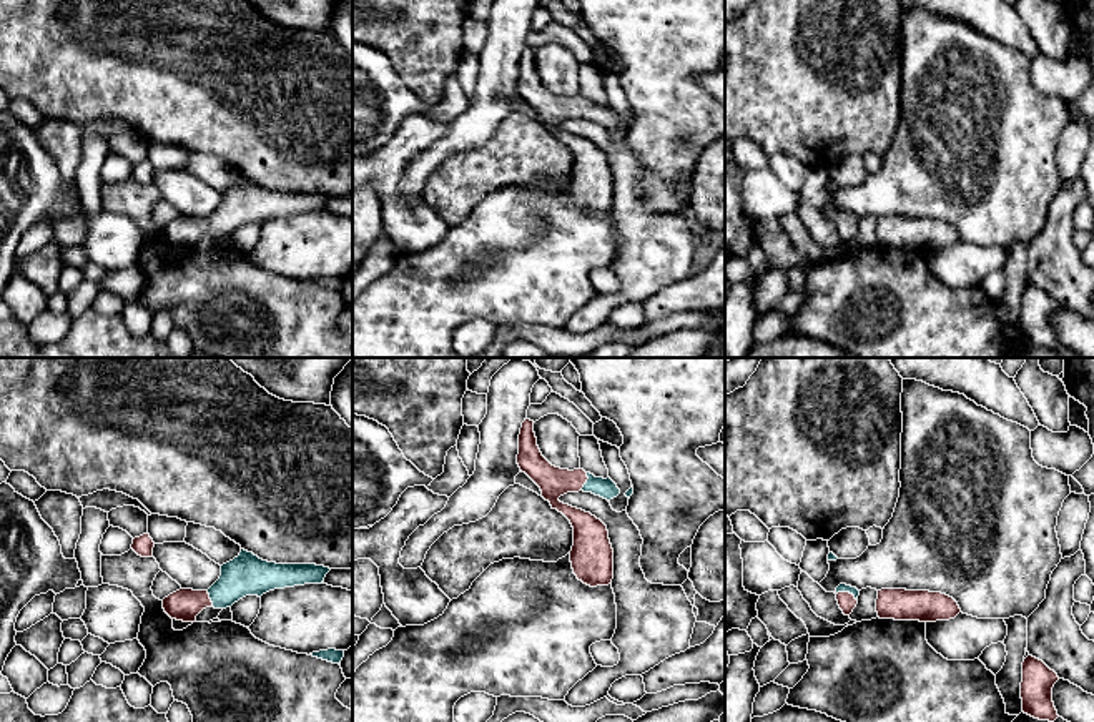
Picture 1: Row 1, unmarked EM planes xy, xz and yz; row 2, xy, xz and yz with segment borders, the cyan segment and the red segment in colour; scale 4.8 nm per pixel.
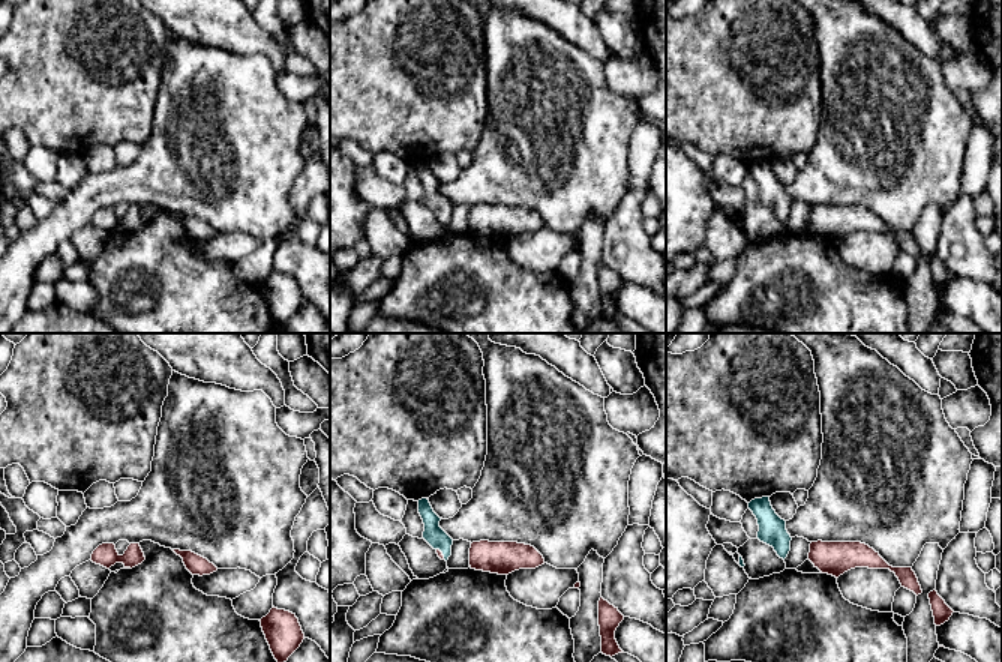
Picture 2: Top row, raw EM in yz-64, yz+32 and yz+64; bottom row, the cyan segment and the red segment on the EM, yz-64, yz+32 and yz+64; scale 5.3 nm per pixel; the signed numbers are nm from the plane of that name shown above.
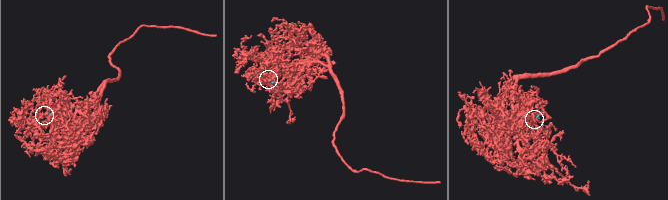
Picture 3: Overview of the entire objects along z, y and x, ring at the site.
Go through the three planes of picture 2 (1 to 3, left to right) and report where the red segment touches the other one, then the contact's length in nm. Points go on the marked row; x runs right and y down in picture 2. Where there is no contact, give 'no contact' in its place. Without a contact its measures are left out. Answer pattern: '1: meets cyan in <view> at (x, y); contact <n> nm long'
1: no contact
2: meets cyan in yz+32 at (443, 554); contact 80 nm long
3: no contact

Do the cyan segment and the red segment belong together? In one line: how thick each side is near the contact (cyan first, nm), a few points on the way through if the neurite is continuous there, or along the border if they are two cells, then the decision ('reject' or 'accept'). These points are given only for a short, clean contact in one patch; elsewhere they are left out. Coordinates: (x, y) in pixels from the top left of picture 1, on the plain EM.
50 nm thick on the cyan side, 90 nm on the other; runs through yz (842, 215), (848, 218), (847, 228); accept

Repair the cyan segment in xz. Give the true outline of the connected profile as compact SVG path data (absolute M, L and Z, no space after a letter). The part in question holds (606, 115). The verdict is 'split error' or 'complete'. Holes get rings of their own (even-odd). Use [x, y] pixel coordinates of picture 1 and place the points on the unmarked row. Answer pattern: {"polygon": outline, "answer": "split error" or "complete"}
{"polygon": "M525 47L519 62L517 91L542 118L552 136L562 140L574 155L570 190L579 208L590 215L609 213L614 206L614 176L607 153L582 136L559 128L567 120L592 120L607 128L617 125L620 116L607 105L595 105L584 96L560 96L552 93L540 80L534 60L534 48Z", "answer": "split error"}

